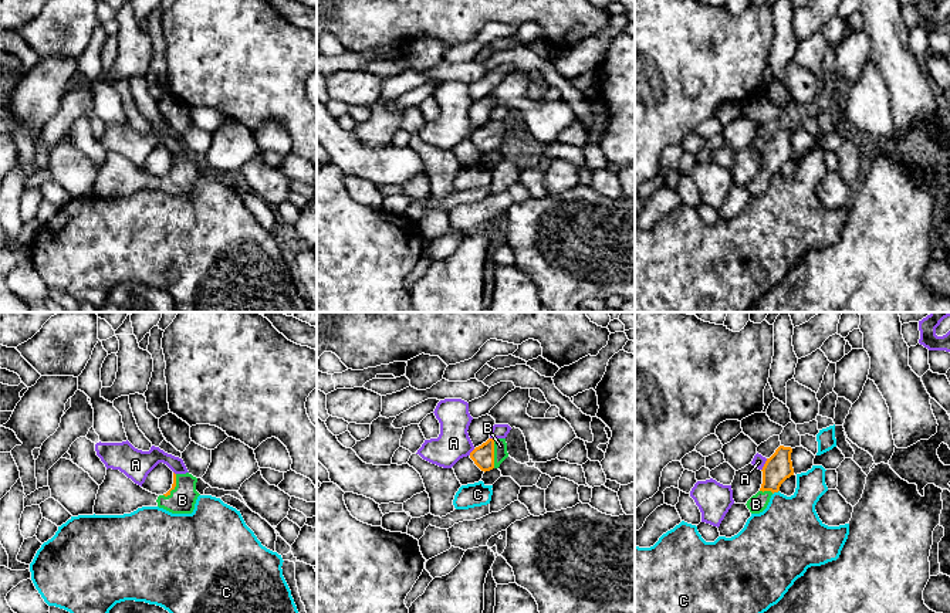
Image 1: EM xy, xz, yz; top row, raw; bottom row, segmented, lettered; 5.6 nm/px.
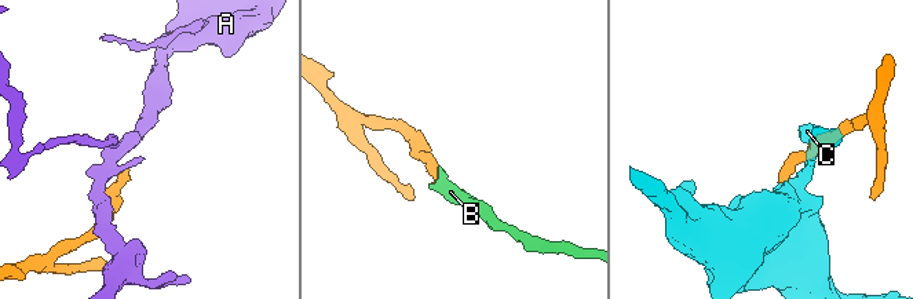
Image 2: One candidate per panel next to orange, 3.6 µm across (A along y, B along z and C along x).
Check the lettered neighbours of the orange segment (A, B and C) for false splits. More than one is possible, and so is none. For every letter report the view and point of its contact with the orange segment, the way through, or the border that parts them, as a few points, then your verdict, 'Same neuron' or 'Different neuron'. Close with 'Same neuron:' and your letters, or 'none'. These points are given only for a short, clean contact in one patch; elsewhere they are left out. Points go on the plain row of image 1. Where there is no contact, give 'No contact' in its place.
A: Touches orange at yz (764, 146). Different neuron
B: Touches orange at xz (493, 136). Same neuron
C: Touches orange at yz (776, 173). Different neuron
Same neuron: B

